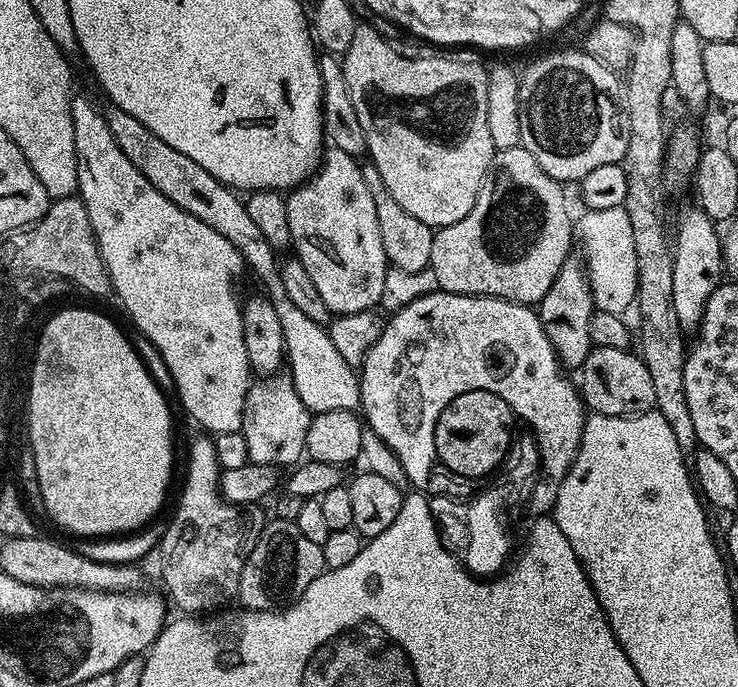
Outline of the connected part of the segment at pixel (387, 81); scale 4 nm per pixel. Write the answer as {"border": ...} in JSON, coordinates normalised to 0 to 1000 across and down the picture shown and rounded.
{"border":[[[493,32],[484,33],[474,73],[466,76],[463,92],[469,131],[474,131],[480,166],[491,178],[501,237],[518,253],[518,265],[523,265],[523,277],[528,277],[539,300],[588,335],[626,323],[637,311],[637,300],[642,300],[667,229],[675,220],[659,179],[661,99],[612,82],[546,82],[531,70],[528,60],[520,58],[512,42]]]}

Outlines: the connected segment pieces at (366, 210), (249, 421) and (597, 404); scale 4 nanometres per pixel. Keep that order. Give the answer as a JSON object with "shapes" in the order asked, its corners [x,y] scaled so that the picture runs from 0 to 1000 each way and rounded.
{"shapes":[[[[446,214],[440,220],[432,245],[417,258],[413,266],[394,275],[388,285],[388,319],[393,323],[393,357],[400,377],[415,387],[415,399],[431,416],[436,440],[455,460],[485,457],[511,447],[520,431],[520,418],[526,413],[528,386],[523,364],[518,364],[518,341],[512,341],[512,311],[507,306],[507,282],[491,259],[489,234],[469,224],[469,218]]],[[[393,546],[359,547],[337,557],[331,581],[331,607],[325,616],[325,627],[333,638],[337,671],[370,678],[400,677],[413,662],[415,626],[420,626],[423,608],[424,601],[404,576]]],[[[825,504],[804,505],[794,527],[783,539],[783,569],[802,600],[822,606],[869,606],[889,592],[886,555],[871,523],[860,511]]]]}

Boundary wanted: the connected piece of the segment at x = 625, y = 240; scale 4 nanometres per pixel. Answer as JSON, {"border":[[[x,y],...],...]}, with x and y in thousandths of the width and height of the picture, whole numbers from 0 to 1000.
{"border":[[[841,300],[827,306],[797,306],[793,314],[779,322],[778,338],[783,355],[791,360],[789,377],[797,392],[797,409],[802,424],[802,440],[809,454],[844,461],[847,453],[862,440],[864,410],[864,376],[859,367],[859,329]]]}

